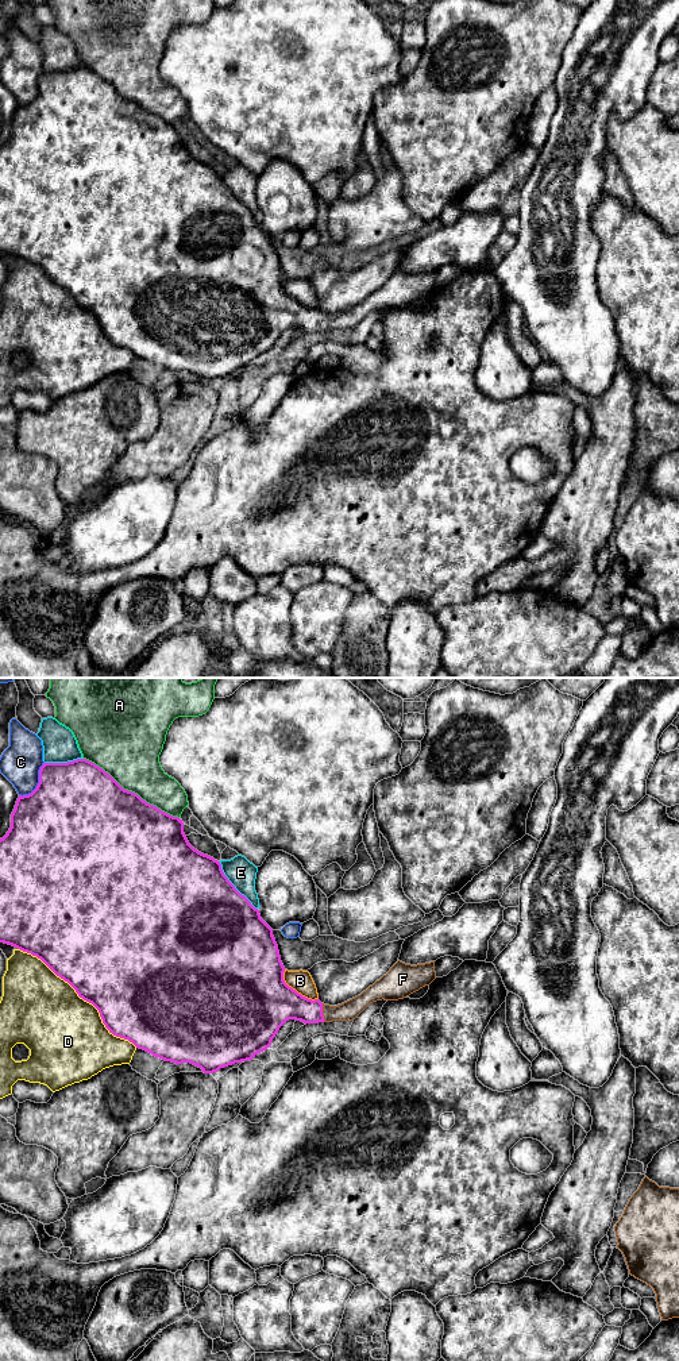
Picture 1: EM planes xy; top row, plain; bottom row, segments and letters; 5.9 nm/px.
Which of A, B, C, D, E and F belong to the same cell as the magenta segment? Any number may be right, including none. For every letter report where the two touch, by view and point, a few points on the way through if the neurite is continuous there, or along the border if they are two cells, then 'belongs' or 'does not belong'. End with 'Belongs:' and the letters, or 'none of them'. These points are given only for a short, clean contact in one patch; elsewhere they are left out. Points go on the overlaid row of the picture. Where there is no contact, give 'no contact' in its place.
A: contact xy (131, 791); does not belong
B: contact xy (294, 990); does not belong
C: contact xy (38, 783); does not belong
D: contact xy (81, 997); does not belong
E: contact xy (234, 886); does not belong
F: contact xy (321, 1013); way xy (281, 1002), (308, 1011), (321, 1013), (342, 1013), (351, 1009); belongs
Belongs: F

